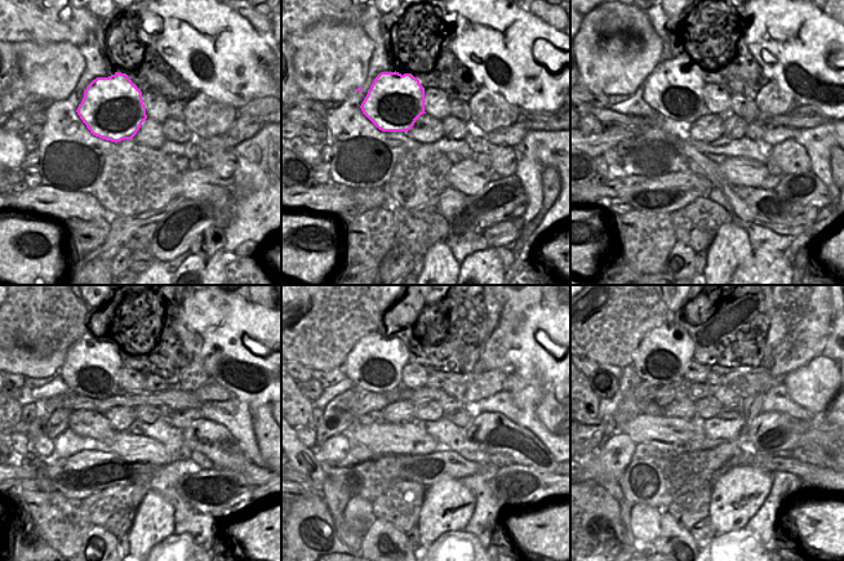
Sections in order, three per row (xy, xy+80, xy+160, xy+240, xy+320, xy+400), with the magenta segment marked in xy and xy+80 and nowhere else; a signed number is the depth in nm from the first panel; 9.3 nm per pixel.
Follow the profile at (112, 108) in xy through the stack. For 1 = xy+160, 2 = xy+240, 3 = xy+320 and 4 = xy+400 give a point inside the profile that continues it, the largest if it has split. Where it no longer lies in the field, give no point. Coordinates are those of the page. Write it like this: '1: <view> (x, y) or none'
1: xy+160 (673, 94)
2: xy+240 (93, 373)
3: xy+320 (381, 373)
4: xy+400 (669, 365)

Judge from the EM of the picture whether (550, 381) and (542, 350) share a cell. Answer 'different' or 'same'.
same

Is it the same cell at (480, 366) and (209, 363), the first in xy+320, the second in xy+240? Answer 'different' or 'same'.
same

